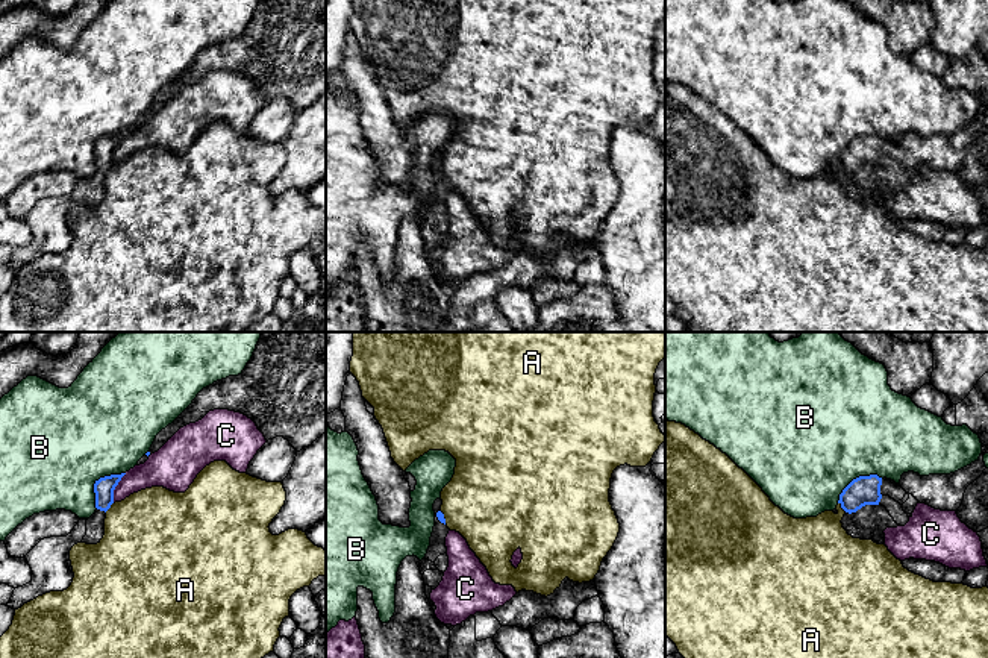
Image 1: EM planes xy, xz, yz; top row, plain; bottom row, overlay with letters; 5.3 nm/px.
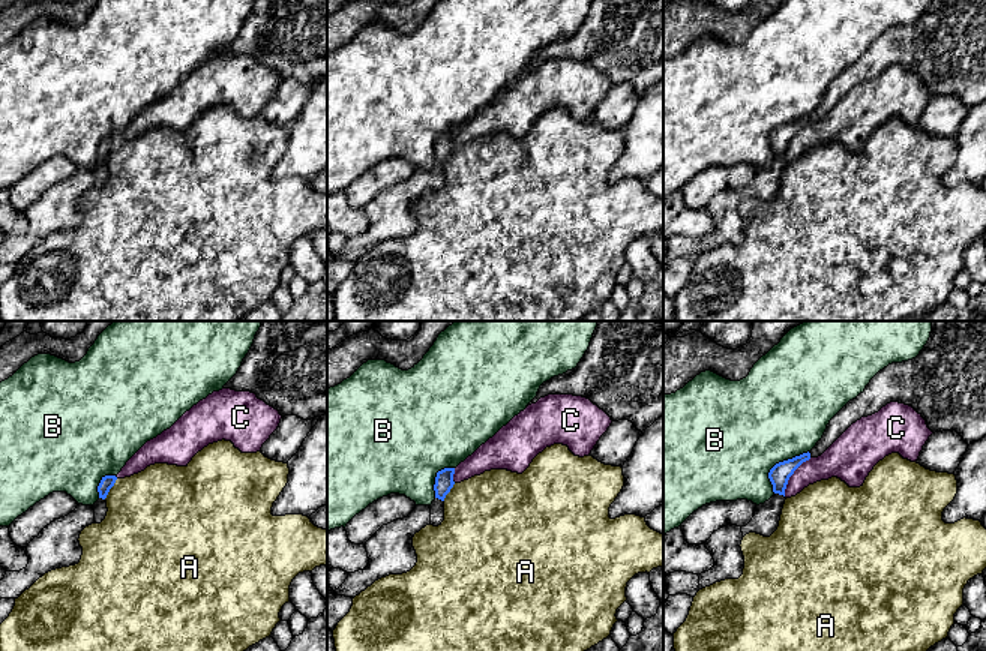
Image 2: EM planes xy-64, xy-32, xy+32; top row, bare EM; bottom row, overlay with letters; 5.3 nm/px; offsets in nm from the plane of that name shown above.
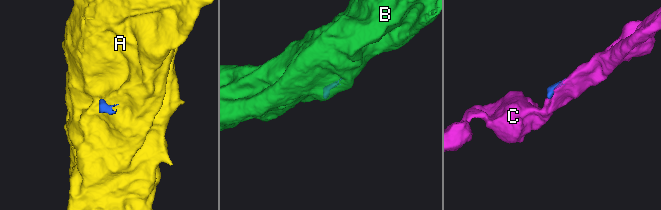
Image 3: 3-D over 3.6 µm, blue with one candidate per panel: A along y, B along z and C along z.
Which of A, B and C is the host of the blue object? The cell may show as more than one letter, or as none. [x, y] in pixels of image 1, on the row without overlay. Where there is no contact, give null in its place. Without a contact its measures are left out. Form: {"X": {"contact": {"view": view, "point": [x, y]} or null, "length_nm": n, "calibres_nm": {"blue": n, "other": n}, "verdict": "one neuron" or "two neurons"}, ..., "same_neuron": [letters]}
{"A": {"contact": {"view": "yz", "point": [841, 167]}, "length_nm": 70, "calibres_nm": {"blue": 160, "other": 340}, "verdict": "two neurons"}, "B": {"contact": {"view": "xy", "point": [97, 141]}, "length_nm": 260, "calibres_nm": {"blue": 110, "other": 480}, "verdict": "two neurons"}, "C": {"contact": {"view": "xy", "point": [114, 149]}, "length_nm": 180, "calibres_nm": {"blue": 110, "other": 160}, "verdict": "two neurons"}, "same_neuron": []}

